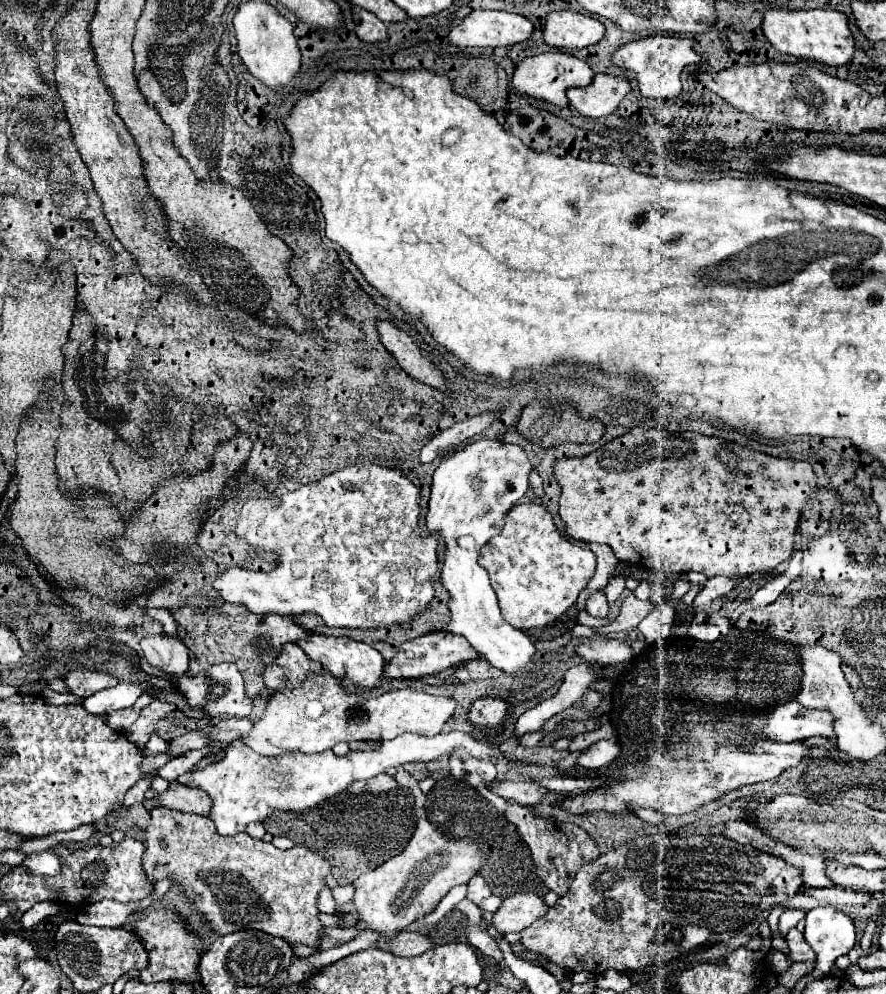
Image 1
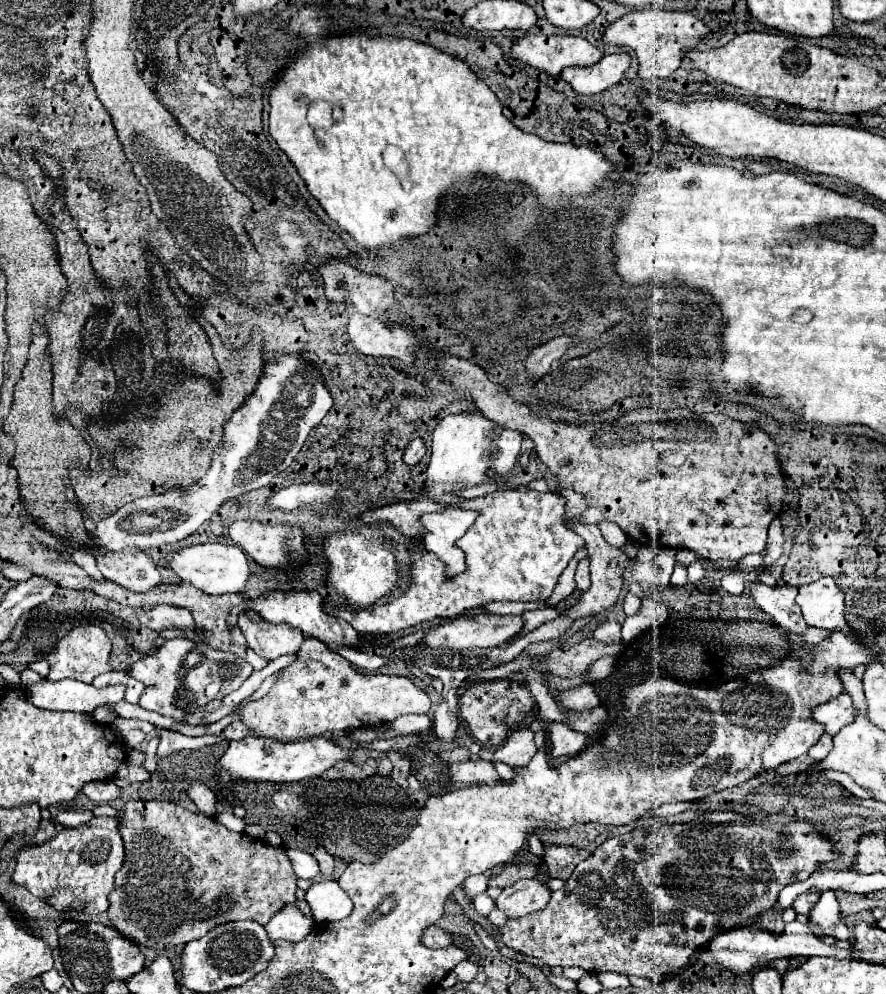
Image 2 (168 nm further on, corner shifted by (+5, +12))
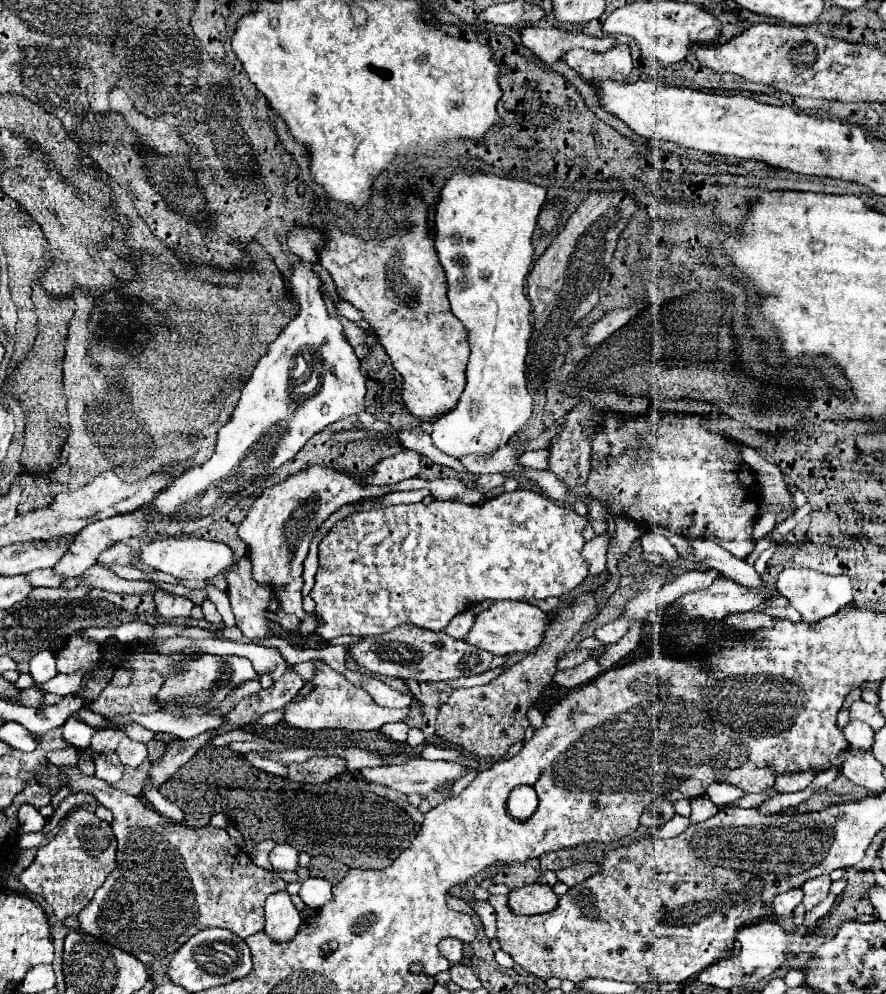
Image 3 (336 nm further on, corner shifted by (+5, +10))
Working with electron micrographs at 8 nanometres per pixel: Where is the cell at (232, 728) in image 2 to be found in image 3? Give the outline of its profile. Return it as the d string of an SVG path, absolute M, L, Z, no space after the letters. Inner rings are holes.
M388 723L388 725L384 725L382 729L380 729L384 735L388 735L390 739L396 739L396 741L400 741L400 743L404 743L406 741L406 737L408 737L408 725L406 723Z

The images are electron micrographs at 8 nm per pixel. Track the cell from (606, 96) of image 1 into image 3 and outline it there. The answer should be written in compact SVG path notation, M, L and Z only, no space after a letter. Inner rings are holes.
M626 43L616 45L604 53L572 49L564 55L566 63L584 79L584 81L624 81L632 71L630 47Z

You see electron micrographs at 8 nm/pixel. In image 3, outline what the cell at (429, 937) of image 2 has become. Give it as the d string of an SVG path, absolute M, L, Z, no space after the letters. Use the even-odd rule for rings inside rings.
M444 939L444 941L440 941L438 947L440 947L440 953L450 961L450 965L458 965L462 961L462 953L464 953L462 941L458 941L458 939Z

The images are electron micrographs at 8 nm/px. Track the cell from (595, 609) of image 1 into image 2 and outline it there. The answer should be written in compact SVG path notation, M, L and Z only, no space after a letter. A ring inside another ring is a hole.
M584 557L576 569L576 587L580 593L586 593L588 585L590 585L590 569L588 569L588 559Z

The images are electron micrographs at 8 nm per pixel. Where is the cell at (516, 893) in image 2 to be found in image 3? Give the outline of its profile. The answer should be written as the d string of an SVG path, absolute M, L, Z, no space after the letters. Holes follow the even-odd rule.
M532 883L532 885L524 885L524 887L520 887L520 889L510 891L510 895L508 895L508 905L510 905L512 911L518 913L518 915L548 913L548 911L556 909L556 905L558 905L558 895L552 891L550 885Z

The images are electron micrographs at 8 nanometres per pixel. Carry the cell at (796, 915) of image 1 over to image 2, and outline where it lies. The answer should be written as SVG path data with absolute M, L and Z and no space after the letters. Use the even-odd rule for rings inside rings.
M800 895L800 897L796 897L796 901L792 903L792 907L794 907L796 913L808 915L808 911L812 909L812 905L814 905L816 901L818 901L818 895Z

